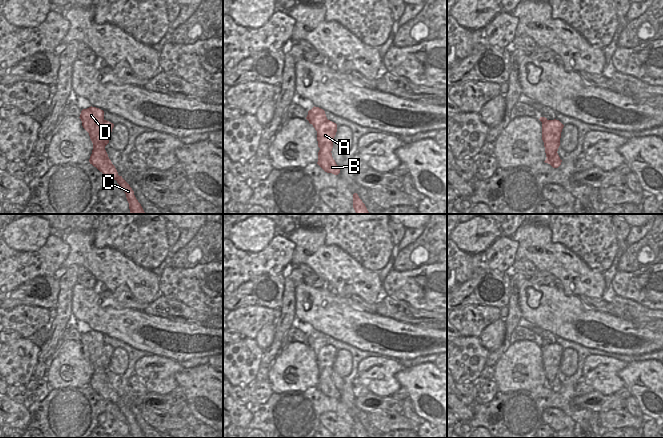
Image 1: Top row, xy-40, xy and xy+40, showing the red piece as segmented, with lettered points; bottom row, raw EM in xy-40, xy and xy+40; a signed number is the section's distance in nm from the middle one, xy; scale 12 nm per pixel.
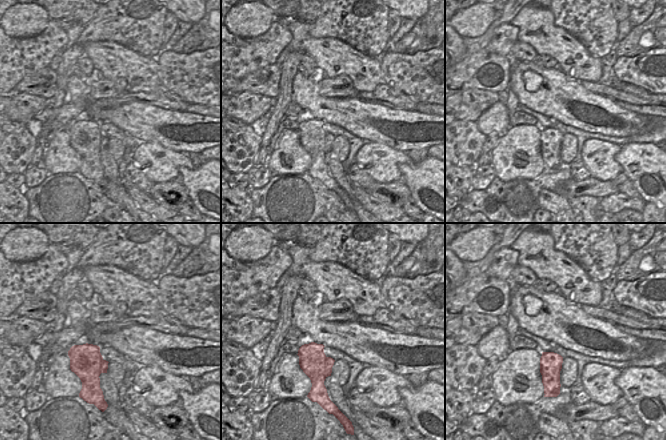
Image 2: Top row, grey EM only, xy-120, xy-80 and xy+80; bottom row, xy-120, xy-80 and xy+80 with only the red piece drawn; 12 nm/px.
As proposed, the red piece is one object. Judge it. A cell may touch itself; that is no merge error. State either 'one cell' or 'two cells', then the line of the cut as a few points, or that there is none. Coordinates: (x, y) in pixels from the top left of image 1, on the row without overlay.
two cells; cut in xy-40 along (105, 344), (102, 354), (97, 360), (97, 364), (104, 371)

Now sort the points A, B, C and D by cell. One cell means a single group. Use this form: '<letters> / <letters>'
A / B C D

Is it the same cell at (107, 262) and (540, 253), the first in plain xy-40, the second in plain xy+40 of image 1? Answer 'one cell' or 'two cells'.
one cell

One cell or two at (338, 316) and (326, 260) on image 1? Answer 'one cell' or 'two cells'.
two cells

